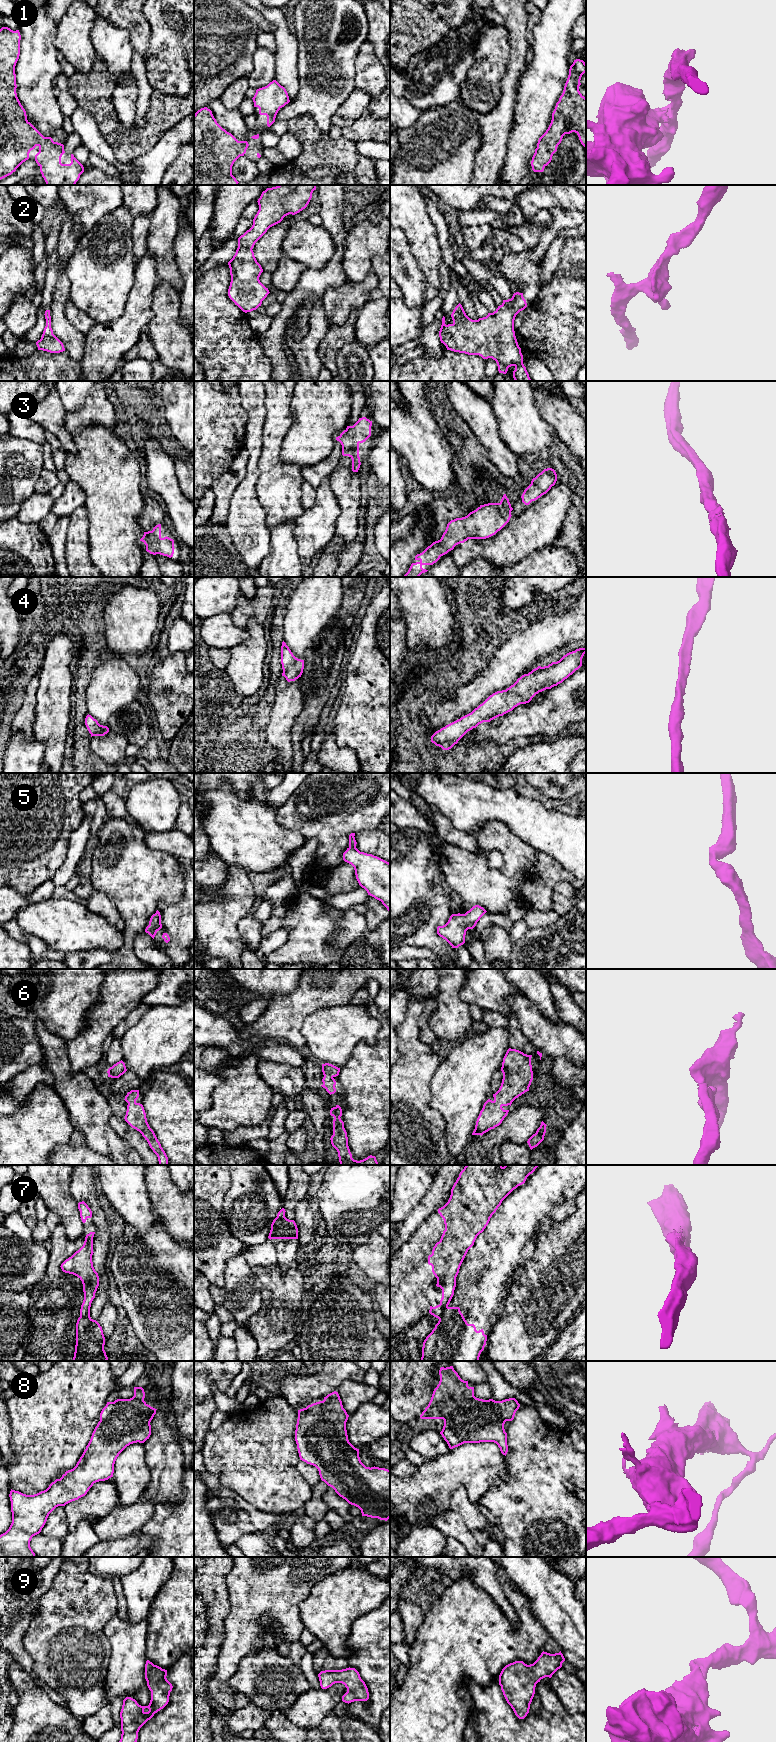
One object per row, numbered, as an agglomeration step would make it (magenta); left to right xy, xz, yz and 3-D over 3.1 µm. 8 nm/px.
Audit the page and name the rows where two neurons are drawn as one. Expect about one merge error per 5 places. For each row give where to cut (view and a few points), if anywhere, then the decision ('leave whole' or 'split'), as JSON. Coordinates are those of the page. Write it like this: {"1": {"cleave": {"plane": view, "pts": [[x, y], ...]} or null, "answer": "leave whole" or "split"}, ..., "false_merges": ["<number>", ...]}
{"1": {"cleave": null, "answer": "leave whole"}, "2": {"cleave": null, "answer": "leave whole"}, "3": {"cleave": null, "answer": "leave whole"}, "4": {"cleave": null, "answer": "leave whole"}, "5": {"cleave": null, "answer": "leave whole"}, "6": {"cleave": null, "answer": "leave whole"}, "7": {"cleave": {"plane": "yz", "pts": [[447, 1306], [439, 1319]]}, "answer": "split"}, "8": {"cleave": null, "answer": "leave whole"}, "9": {"cleave": null, "answer": "leave whole"}, "false_merges": ["7"]}

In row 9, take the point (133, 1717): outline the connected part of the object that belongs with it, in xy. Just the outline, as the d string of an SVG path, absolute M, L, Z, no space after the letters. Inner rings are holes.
M146 1661L145 1679L151 1691L151 1700L148 1706L139 1705L131 1697L123 1700L120 1712L122 1734L119 1742L137 1742L140 1728L168 1704L173 1686L166 1676L167 1670Z

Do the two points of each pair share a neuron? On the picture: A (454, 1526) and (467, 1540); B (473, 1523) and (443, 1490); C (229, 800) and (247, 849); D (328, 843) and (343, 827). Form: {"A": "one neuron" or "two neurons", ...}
{"A": "one neuron", "B": "two neurons", "C": "one neuron", "D": "one neuron"}

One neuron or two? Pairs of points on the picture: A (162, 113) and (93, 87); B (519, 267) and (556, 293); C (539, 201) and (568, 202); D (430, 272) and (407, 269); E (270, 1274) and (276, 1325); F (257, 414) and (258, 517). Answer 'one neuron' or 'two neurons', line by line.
A: one neuron
B: two neurons
C: one neuron
D: two neurons
E: one neuron
F: one neuron

